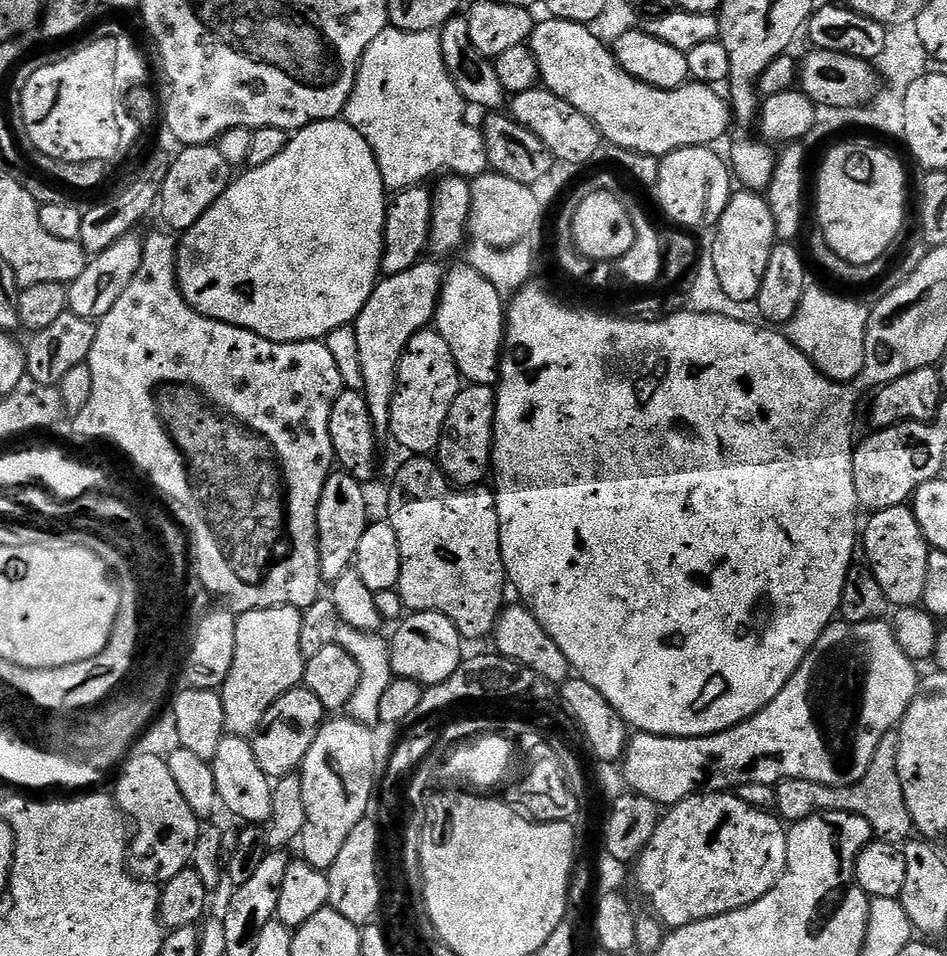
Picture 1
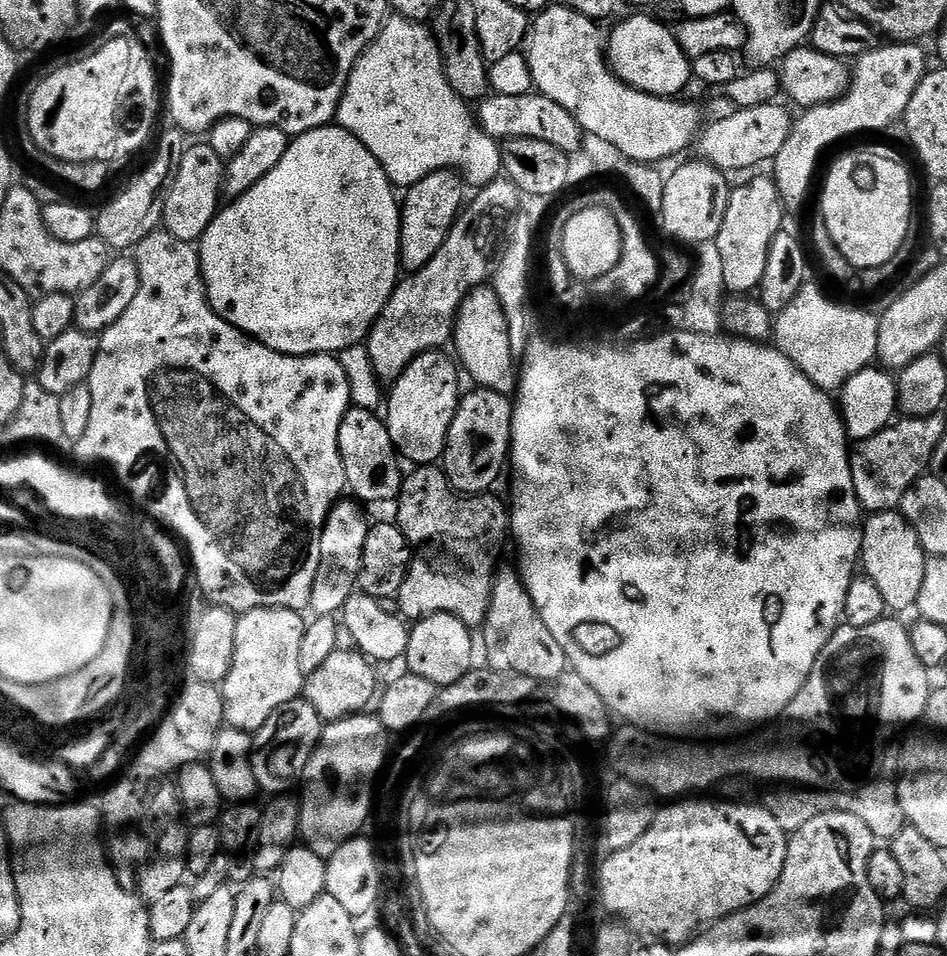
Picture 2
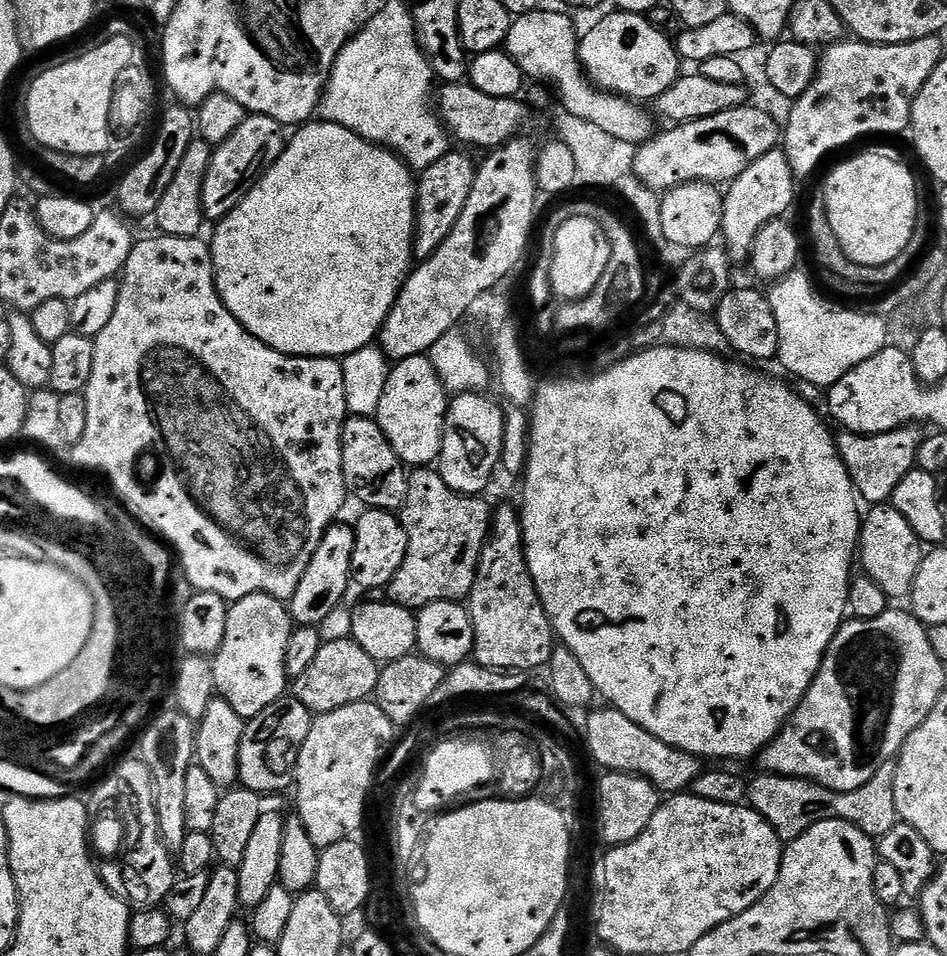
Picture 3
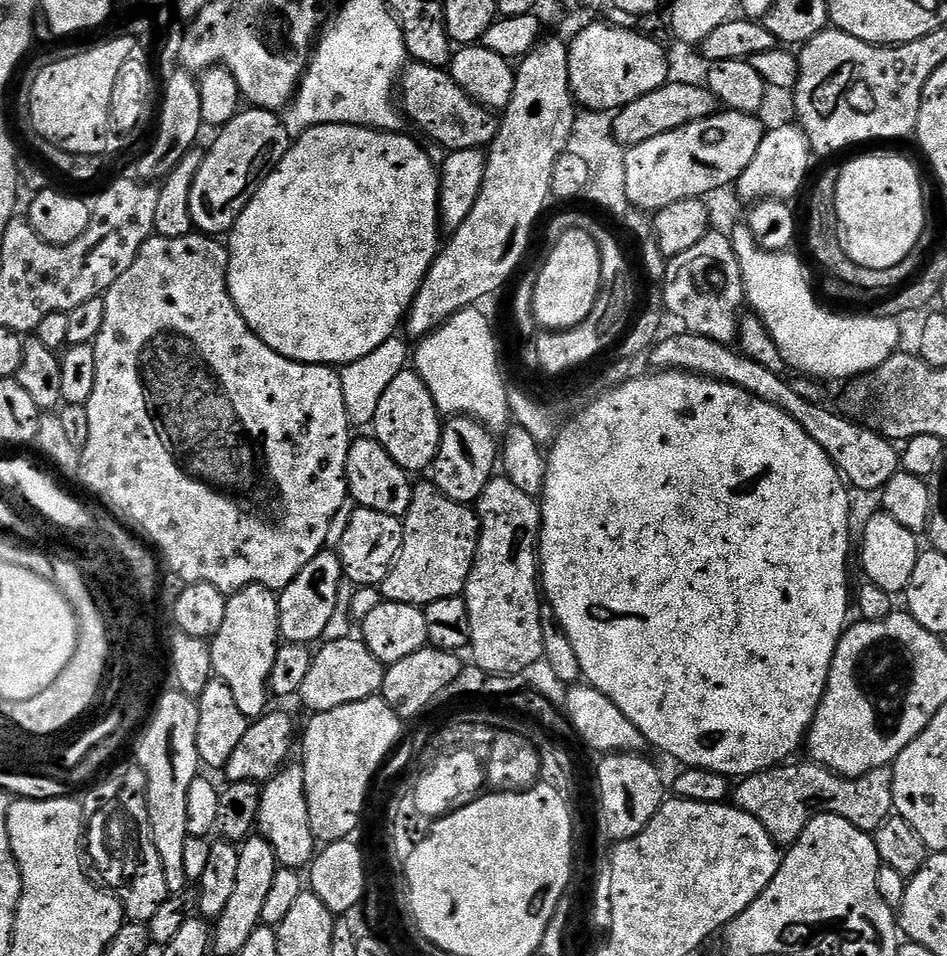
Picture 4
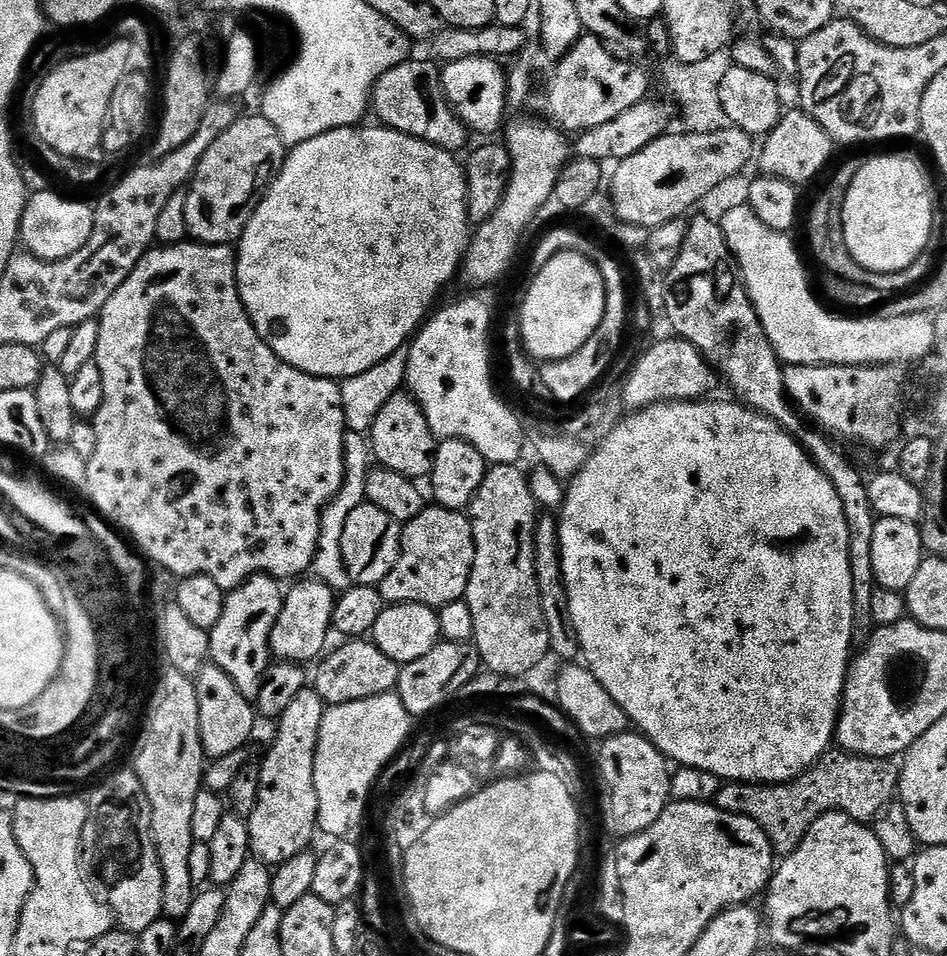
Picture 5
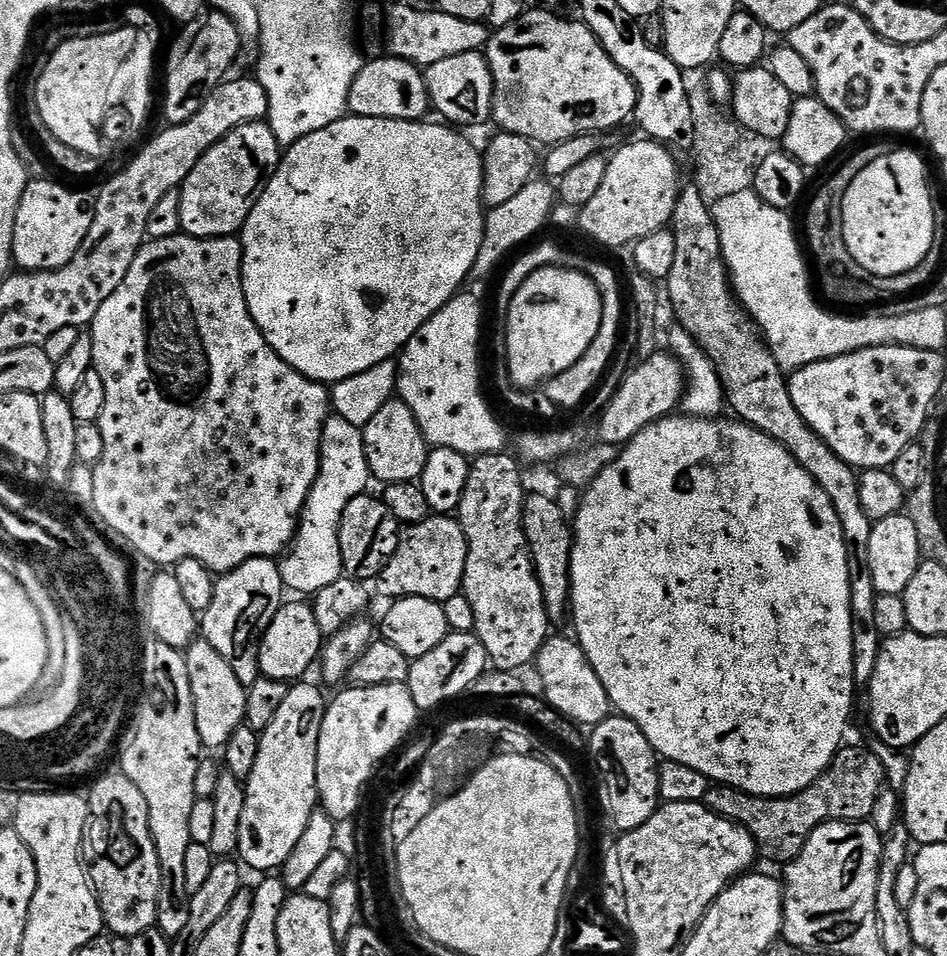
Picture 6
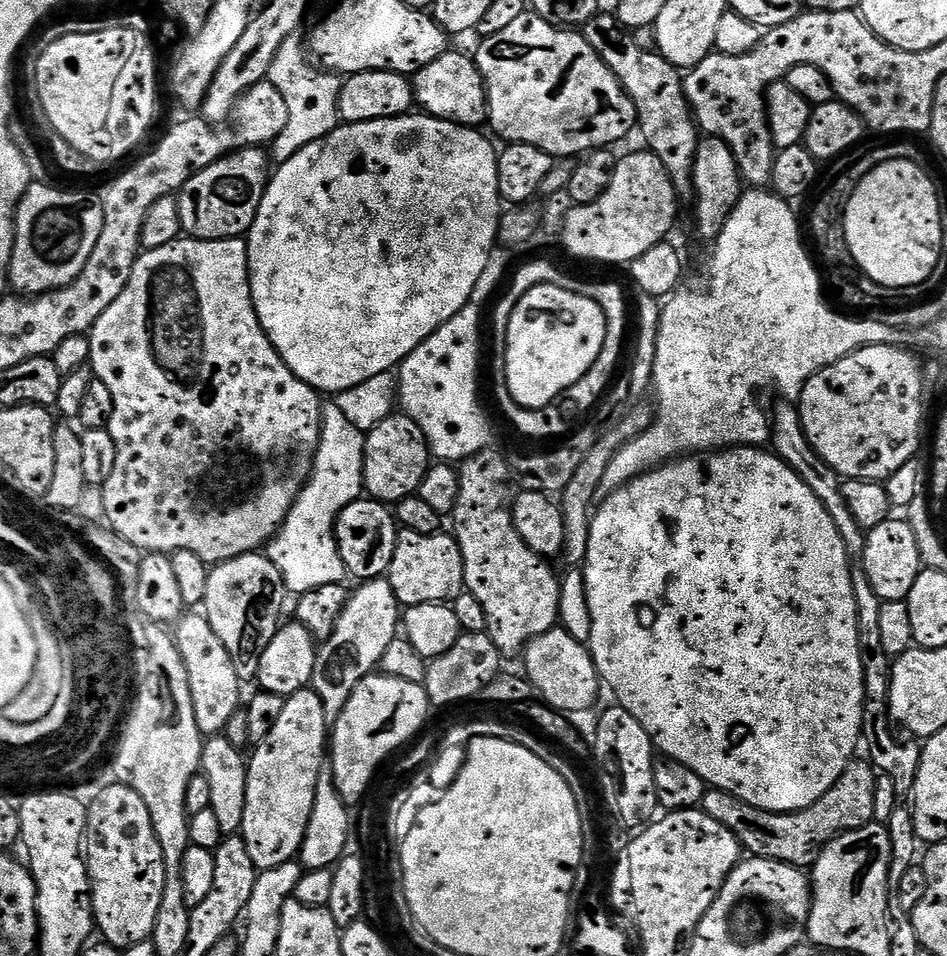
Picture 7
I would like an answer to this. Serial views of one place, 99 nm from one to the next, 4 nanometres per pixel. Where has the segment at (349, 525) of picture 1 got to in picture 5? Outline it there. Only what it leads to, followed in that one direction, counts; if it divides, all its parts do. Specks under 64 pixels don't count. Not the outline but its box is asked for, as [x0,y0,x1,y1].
[268,578,337,666]

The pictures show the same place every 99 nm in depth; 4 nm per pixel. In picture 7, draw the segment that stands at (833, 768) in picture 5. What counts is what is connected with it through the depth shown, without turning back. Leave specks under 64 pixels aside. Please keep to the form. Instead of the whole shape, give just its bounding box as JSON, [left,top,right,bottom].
[702,759,877,870]

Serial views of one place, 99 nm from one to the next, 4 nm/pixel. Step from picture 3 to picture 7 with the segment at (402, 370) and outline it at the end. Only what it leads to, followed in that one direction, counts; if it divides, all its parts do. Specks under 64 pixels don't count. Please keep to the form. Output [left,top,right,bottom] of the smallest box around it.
[364,414,430,506]

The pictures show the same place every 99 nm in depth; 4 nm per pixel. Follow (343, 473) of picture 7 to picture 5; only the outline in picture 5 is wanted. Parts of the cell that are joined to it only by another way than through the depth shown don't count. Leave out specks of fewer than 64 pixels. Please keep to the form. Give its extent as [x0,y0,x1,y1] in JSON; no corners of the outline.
[311,432,369,590]

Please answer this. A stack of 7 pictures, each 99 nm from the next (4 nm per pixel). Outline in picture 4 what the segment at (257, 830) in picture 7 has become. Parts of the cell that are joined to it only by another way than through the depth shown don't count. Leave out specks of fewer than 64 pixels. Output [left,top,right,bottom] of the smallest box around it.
[258,763,318,870]

